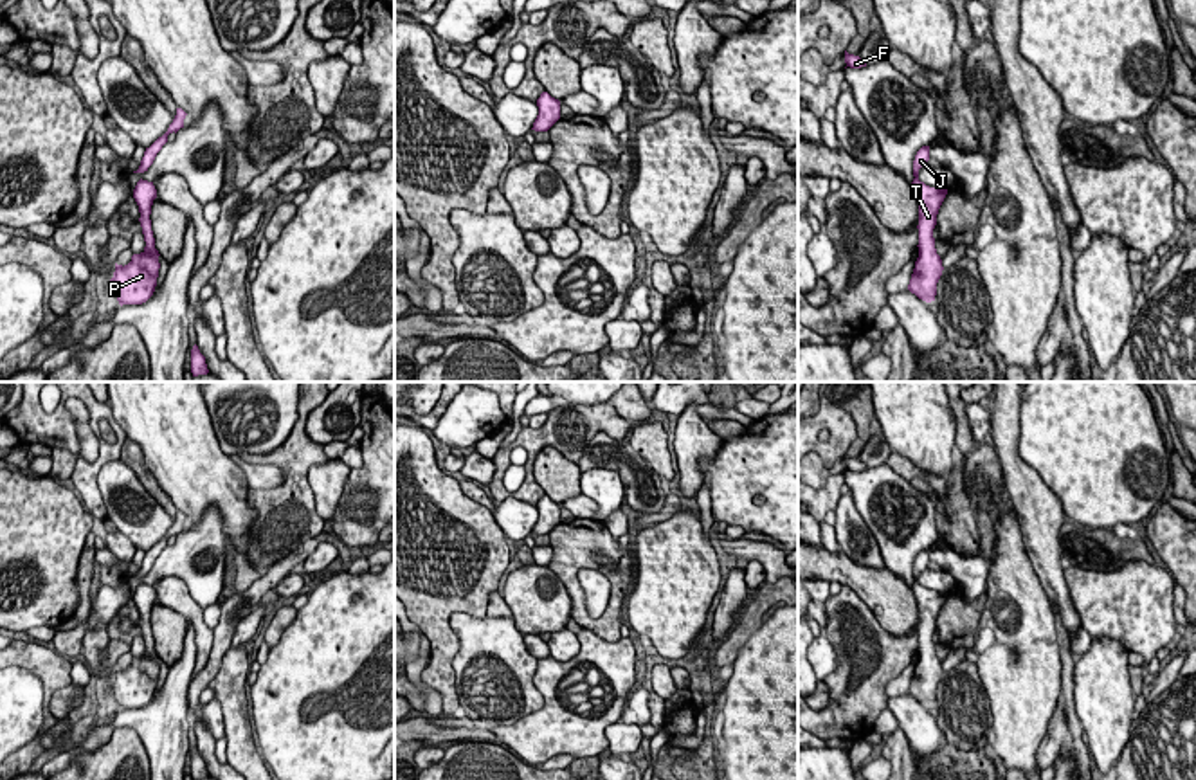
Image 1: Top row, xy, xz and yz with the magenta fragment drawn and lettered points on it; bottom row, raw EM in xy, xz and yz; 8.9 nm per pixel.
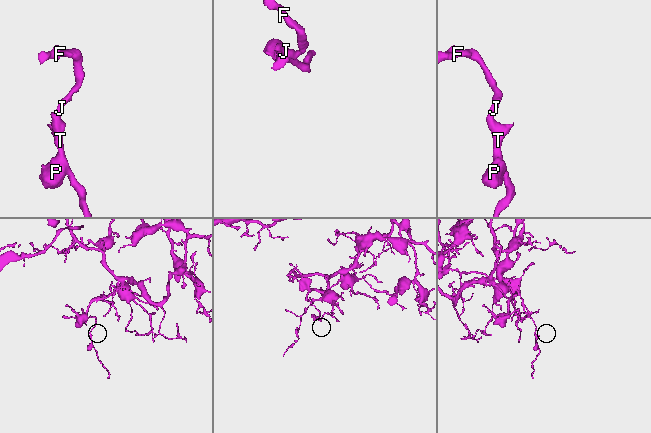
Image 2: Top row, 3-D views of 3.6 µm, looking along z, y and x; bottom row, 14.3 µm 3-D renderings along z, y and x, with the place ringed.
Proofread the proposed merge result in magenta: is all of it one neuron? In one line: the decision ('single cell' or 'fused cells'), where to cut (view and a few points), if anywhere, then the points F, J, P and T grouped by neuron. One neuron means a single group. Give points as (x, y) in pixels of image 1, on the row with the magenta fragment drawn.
single cell; cut none; groups F J P T

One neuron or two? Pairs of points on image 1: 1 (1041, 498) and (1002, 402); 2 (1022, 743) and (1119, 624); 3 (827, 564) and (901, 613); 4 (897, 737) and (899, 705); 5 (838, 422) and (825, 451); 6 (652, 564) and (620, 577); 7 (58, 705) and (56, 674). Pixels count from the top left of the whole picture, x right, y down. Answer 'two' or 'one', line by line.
1: one
2: two
3: one
4: two
5: one
6: two
7: two

